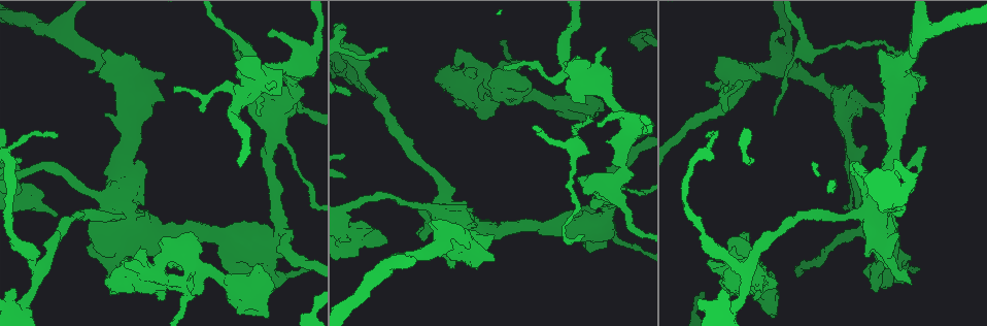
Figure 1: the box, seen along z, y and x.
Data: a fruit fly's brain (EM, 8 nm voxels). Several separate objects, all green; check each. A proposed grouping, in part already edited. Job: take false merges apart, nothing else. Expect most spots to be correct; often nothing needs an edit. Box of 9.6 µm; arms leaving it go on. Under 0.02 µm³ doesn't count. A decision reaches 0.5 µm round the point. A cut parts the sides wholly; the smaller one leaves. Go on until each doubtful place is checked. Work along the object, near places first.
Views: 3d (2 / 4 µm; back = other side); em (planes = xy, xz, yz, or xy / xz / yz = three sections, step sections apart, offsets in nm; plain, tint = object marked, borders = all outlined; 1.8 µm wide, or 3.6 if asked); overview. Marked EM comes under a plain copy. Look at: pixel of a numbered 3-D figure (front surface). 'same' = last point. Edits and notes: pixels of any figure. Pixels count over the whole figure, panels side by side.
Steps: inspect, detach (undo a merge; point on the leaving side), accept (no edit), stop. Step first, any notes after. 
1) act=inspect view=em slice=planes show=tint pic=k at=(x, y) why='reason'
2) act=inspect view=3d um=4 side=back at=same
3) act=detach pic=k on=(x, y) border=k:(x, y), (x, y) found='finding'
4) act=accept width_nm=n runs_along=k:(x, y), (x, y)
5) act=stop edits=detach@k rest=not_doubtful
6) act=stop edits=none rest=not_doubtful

act=inspect view=em um=3.6 slice=xz step=16 show=tint pic=1 at=(498, 83) why='arms part here'

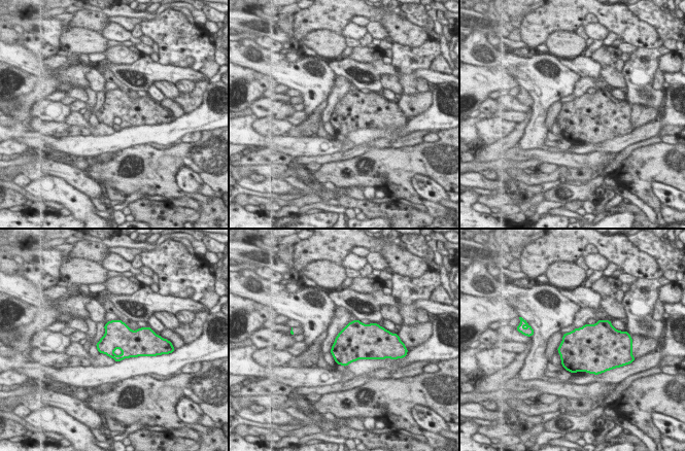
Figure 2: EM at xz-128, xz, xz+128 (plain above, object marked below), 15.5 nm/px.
act=inspect view=em um=3.6 slice=planes show=tint at=same why='cut it another way'

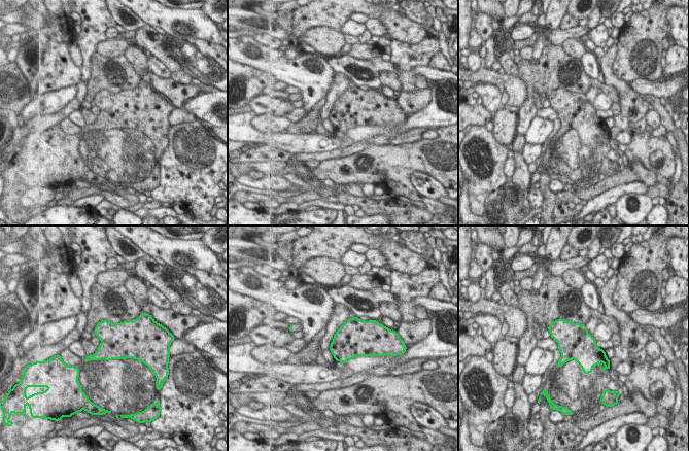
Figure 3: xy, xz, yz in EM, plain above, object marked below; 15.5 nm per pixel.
act=accept found='one neuron here'

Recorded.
act=inspect view=3d um=4 pic=1 at=(871, 199) why='sharp bend'

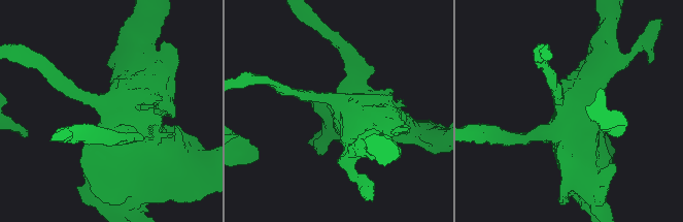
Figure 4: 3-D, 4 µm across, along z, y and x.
act=inspect view=em slice=yz step=8 show=tint pic=4 at=(566, 108) why='need the tissue'

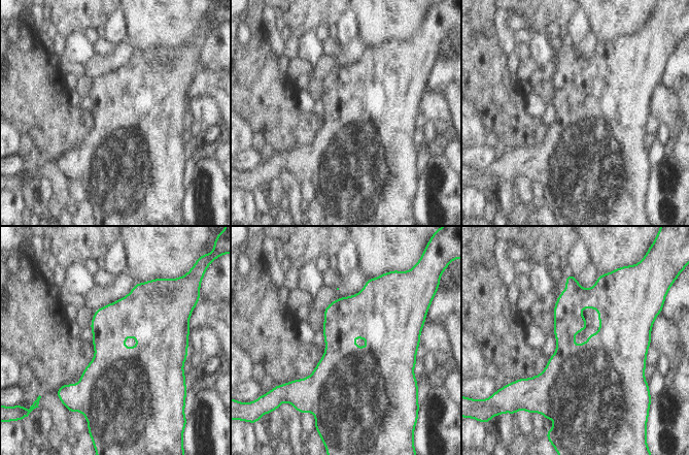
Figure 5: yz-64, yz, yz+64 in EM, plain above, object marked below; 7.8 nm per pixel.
act=inspect view=em slice=planes show=tint at=same why='another direction'

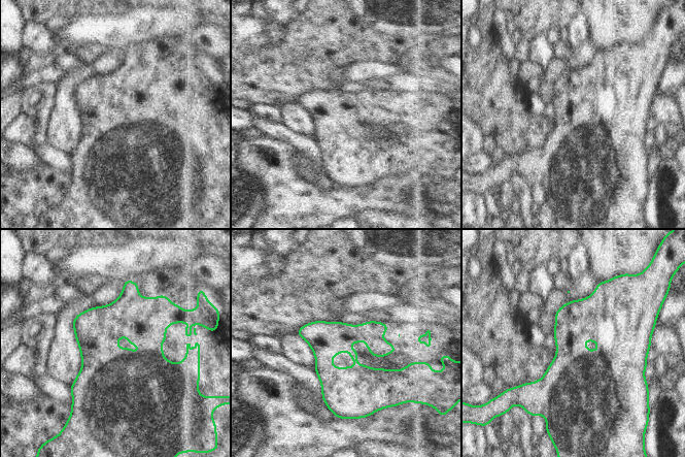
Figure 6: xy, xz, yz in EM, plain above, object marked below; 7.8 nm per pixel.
act=accept width_nm=280 found='one neuron here'

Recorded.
act=inspect view=3d um=4 pic=1 at=(201, 265)

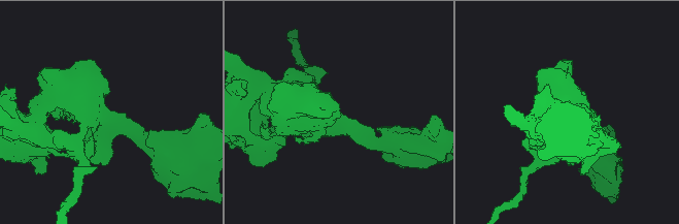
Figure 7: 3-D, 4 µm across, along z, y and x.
act=inspect view=em slice=planes show=tint pic=7 at=(109, 118)

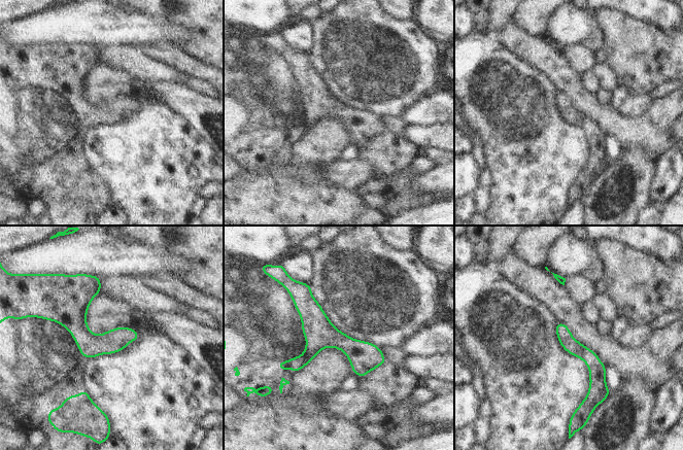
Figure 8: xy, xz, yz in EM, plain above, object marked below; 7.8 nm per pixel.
act=accept runs_along=8:(307, 288), (338, 340), (382, 360) found='one neuron here'

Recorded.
act=inspect view=em slice=xy step=8 show=tint pic=1 at=(478, 75) why='thin neck'

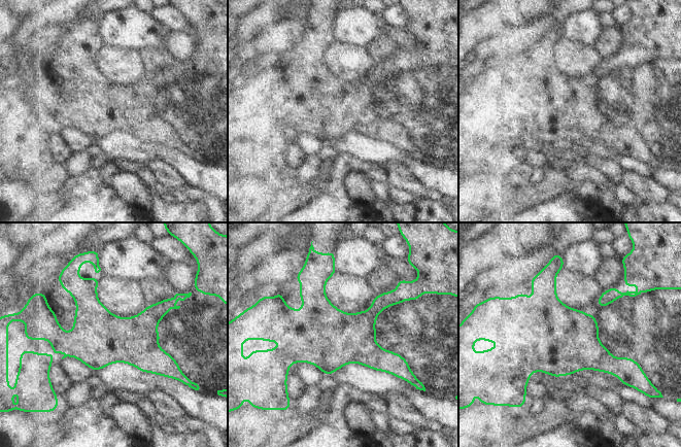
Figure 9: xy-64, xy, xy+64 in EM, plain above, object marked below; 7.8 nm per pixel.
act=inspect view=em slice=planes show=tint at=same

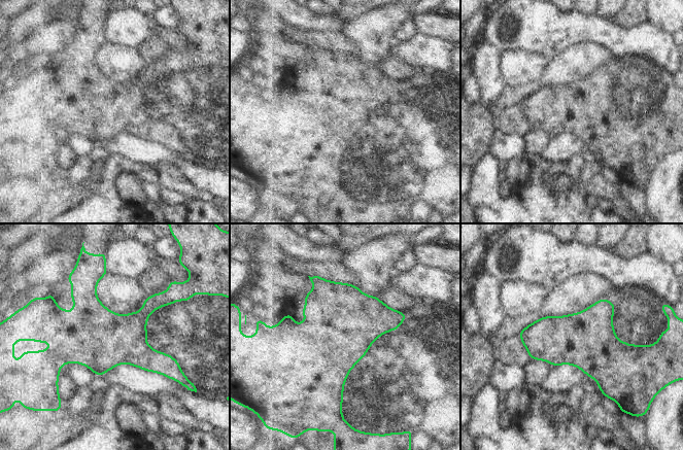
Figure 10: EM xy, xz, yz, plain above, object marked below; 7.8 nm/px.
act=accept width_nm=460 found='continuous, no second neuron'

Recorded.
act=inspect view=3d um=2 side=back pic=1 at=(186, 286) why='sharp bend'

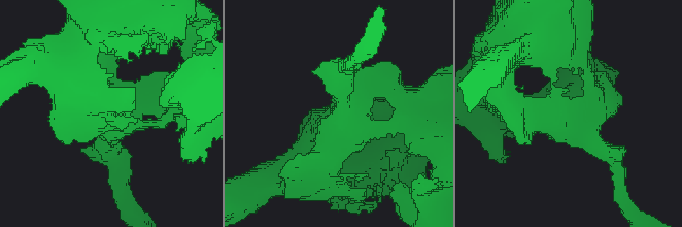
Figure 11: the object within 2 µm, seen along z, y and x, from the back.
act=inspect view=em slice=planes show=tint pic=11 at=(348, 92) arms=3 arm_widths_nm=170,280,300

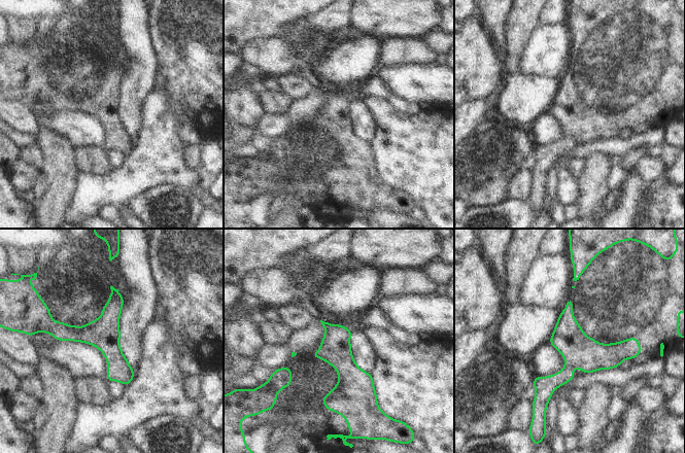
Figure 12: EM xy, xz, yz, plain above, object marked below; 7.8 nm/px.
act=accept found='one neuron here'

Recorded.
act=stop edits=none rest=not_doubtful

